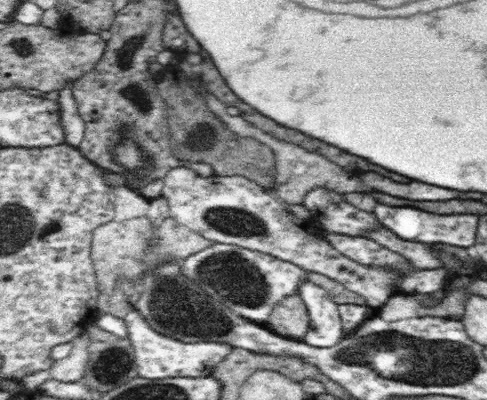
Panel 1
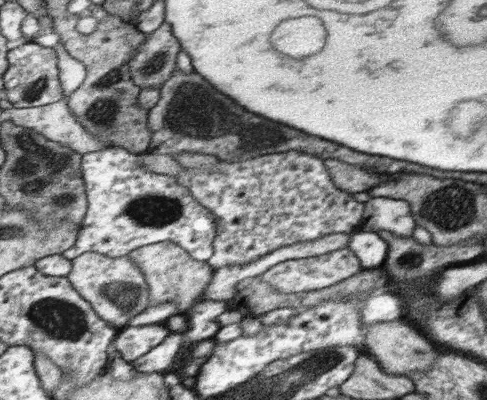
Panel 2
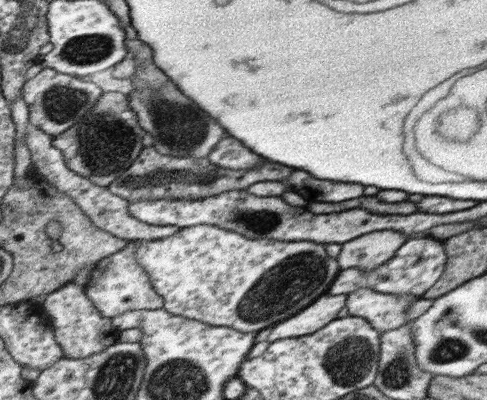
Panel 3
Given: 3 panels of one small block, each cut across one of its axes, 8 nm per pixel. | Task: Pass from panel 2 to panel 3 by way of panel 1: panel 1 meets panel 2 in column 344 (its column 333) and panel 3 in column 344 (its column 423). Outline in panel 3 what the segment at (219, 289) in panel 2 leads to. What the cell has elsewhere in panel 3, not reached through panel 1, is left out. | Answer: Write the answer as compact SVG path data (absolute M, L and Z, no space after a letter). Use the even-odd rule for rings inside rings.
M411 238L407 240L407 246L399 246L399 250L383 262L377 268L345 268L337 274L335 284L329 286L331 296L349 296L357 288L369 288L379 294L391 294L391 296L407 296L407 298L423 298L427 290L431 290L435 280L443 276L443 264L445 264L445 252L443 246L437 240L431 238Z

